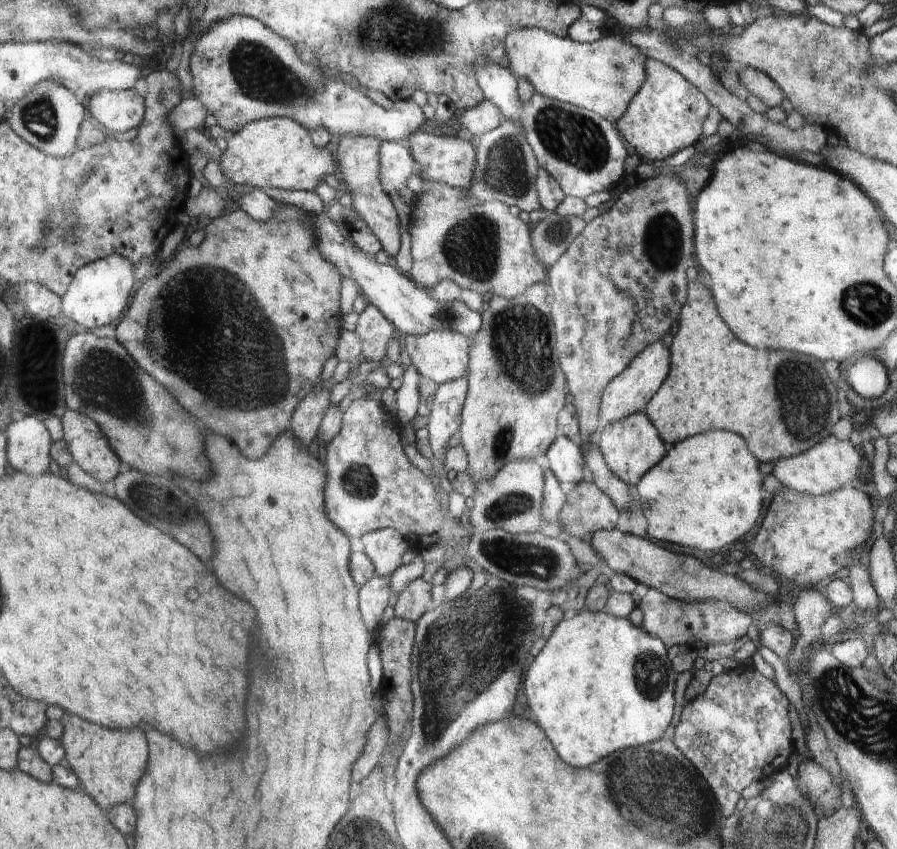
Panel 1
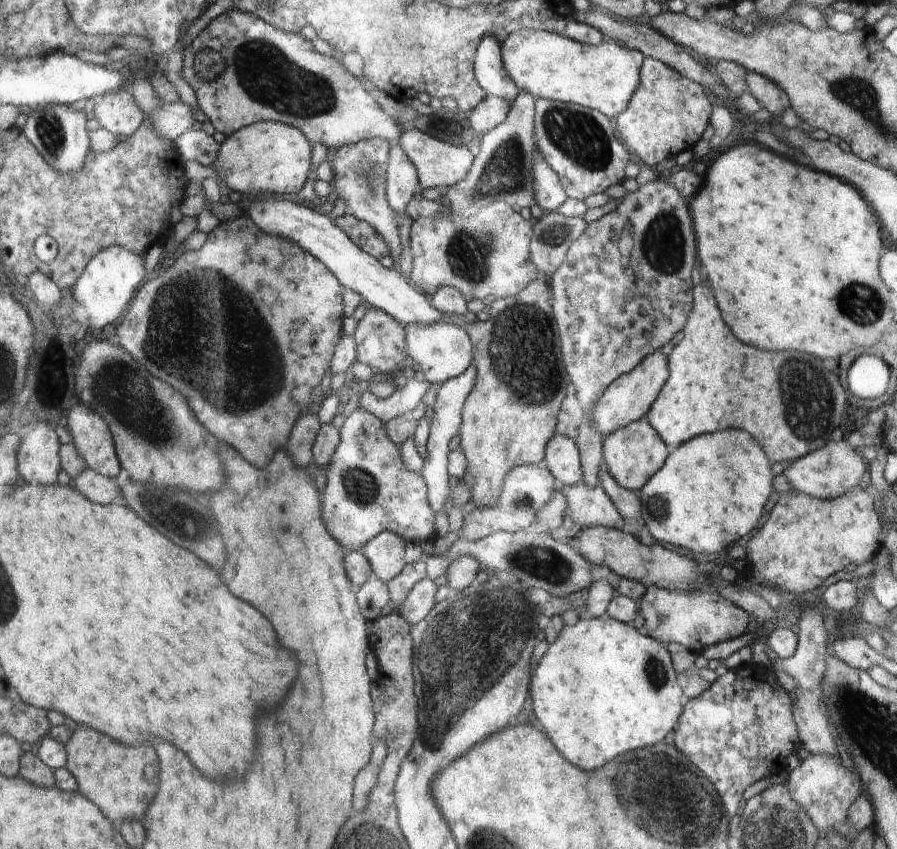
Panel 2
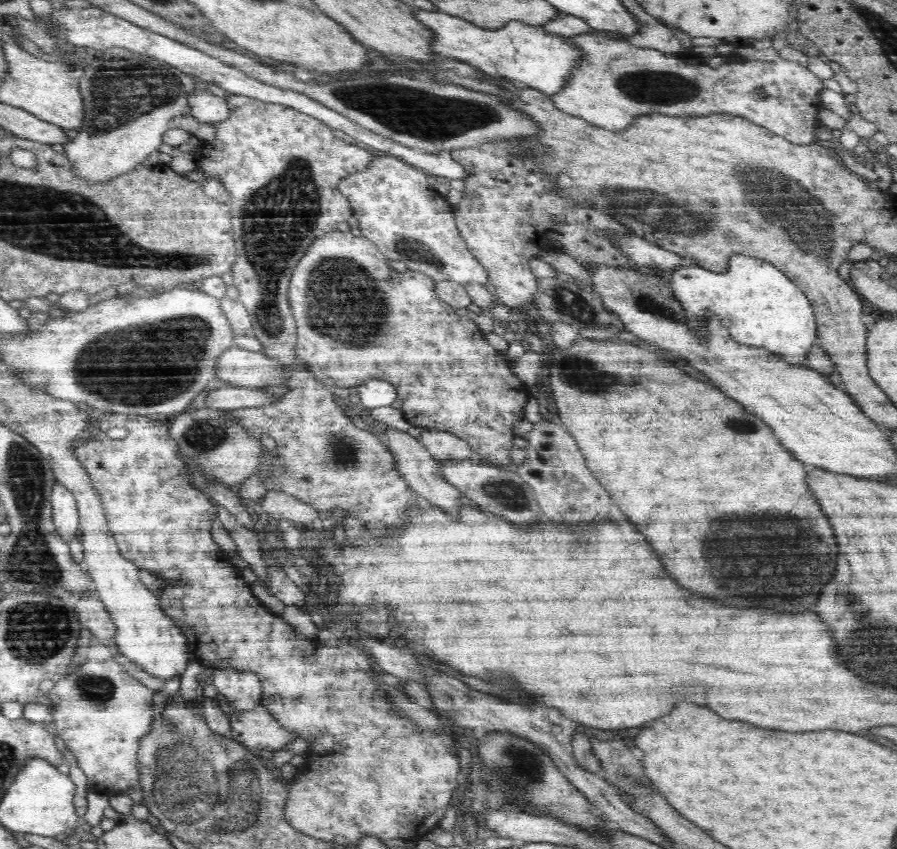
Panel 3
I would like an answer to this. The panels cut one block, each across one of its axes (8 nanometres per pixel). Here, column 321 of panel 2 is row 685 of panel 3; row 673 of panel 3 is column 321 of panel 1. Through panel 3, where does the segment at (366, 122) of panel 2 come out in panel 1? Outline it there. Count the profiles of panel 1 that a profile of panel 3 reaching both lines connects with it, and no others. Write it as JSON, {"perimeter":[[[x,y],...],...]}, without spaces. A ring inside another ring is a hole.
{"perimeter":[[[246,15],[230,17],[228,20],[212,26],[210,29],[206,29],[198,40],[198,48],[196,48],[194,56],[190,58],[190,70],[192,70],[192,76],[194,76],[195,97],[204,103],[204,106],[208,108],[209,114],[215,116],[217,124],[220,127],[235,133],[252,121],[257,121],[263,118],[284,117],[294,119],[294,122],[302,123],[302,126],[305,126],[309,131],[324,127],[325,131],[328,132],[332,138],[334,135],[337,135],[339,139],[345,136],[371,136],[381,141],[387,140],[402,143],[412,136],[414,130],[420,129],[420,126],[422,126],[426,120],[421,107],[418,106],[417,102],[412,100],[412,97],[407,98],[406,100],[401,99],[400,101],[395,102],[394,106],[389,110],[384,110],[384,108],[380,108],[379,105],[376,106],[376,104],[372,104],[362,92],[358,92],[358,90],[346,86],[346,84],[344,84],[344,78],[340,78],[338,74],[333,74],[324,68],[314,68],[314,66],[310,66],[310,64],[302,64],[302,62],[298,60],[298,49],[294,46],[294,42],[291,42],[288,38],[282,38],[281,35],[276,34],[270,27],[266,26],[265,23],[260,22],[260,20]]]}

